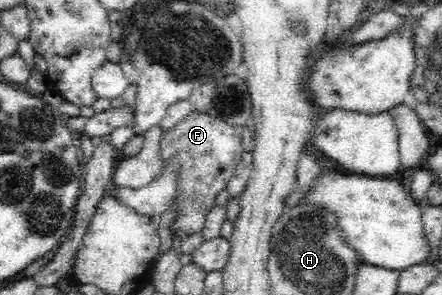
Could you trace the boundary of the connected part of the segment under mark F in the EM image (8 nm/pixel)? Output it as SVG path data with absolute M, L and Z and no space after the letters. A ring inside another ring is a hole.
M192 110L179 123L176 123L171 129L163 131L160 139L160 174L163 175L165 168L170 163L178 163L176 169L176 192L174 196L168 200L168 206L175 206L174 218L172 221L172 239L173 234L177 233L180 236L181 242L190 238L192 234L201 234L205 228L206 216L216 206L217 196L227 188L229 178L232 178L239 160L244 152L240 143L241 129L237 126L232 126L222 120L214 119L206 113Z

